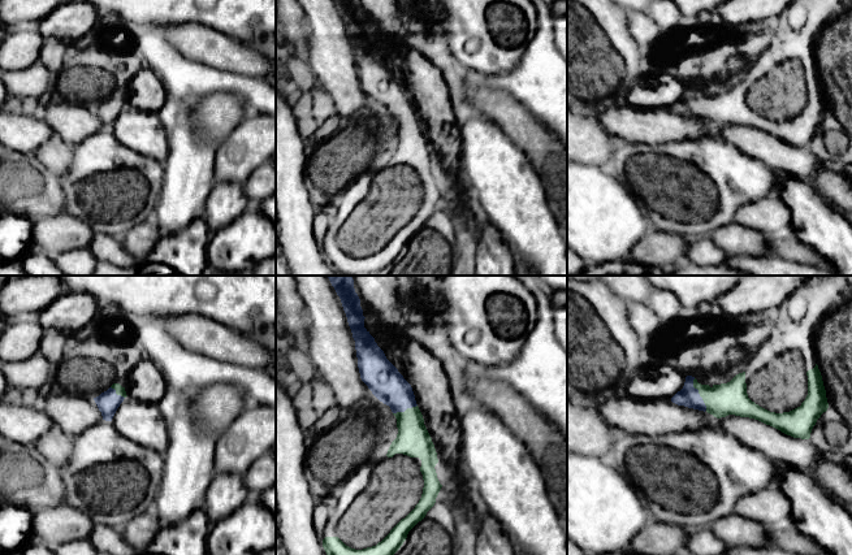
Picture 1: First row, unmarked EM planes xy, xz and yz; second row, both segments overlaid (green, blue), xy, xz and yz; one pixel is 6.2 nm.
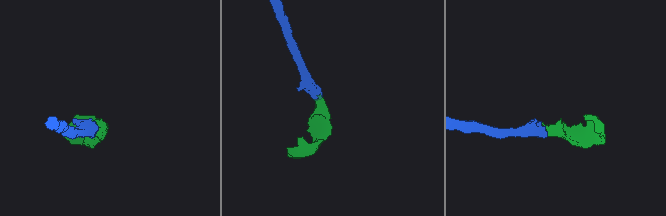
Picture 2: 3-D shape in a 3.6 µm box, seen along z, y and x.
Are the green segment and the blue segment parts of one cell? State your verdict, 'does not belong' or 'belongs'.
belongs

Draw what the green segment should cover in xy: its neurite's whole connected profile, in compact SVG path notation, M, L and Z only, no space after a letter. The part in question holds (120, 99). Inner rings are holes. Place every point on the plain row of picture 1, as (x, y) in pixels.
M113 92L107 100L94 107L99 120L101 121L103 129L112 130L117 117L126 105L125 96L120 92Z

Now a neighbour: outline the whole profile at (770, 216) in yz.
M779 196L744 203L736 211L734 221L774 239L796 238L791 209Z

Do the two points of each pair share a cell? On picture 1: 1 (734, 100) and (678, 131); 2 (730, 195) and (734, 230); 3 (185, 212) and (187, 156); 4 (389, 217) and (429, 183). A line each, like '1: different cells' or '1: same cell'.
1: different cells
2: different cells
3: same cell
4: same cell

